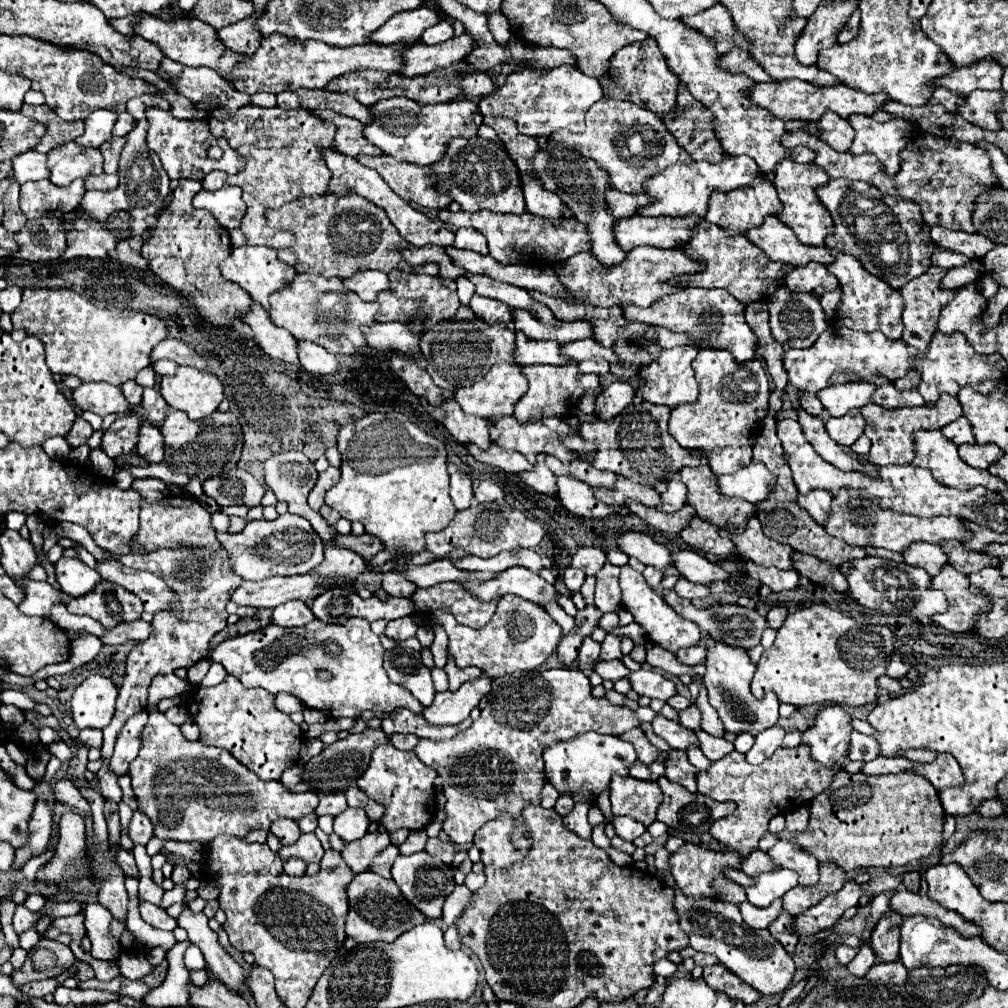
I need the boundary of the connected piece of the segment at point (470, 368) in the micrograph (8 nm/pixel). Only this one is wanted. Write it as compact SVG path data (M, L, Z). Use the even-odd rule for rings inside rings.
M461 307L453 321L441 321L439 325L423 333L421 351L425 369L433 377L435 385L453 391L463 385L477 383L481 377L485 377L485 371L499 361L515 363L515 333L507 325L487 327L473 315L471 307Z

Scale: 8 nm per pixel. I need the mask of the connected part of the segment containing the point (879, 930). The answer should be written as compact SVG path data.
M889 911L887 919L883 919L883 923L877 923L871 935L871 949L883 963L897 961L899 957L899 923L901 921L903 921L901 915L895 915L895 911Z

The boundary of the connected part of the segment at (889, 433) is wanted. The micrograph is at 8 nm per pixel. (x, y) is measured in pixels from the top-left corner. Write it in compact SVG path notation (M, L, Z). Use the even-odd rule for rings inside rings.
M941 395L935 405L923 405L923 407L899 407L899 409L885 409L875 403L867 403L861 407L861 415L865 419L865 435L871 439L871 451L869 459L875 465L905 465L913 459L913 443L911 435L917 429L941 429L943 425L951 423L951 419L957 419L961 415L961 403L953 395Z

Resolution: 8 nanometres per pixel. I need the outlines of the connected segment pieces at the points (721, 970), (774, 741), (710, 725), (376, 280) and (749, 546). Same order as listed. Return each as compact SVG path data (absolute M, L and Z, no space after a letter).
M719 963L705 967L703 979L711 989L727 993L729 997L739 999L743 1003L755 1003L761 997L753 987L747 987L747 983L743 983L743 979L739 979L737 975L731 975L731 971L727 971L727 967L723 967Z
M777 725L771 727L771 729L767 729L767 731L763 731L763 733L759 733L755 737L755 745L751 747L749 755L745 755L747 761L753 763L753 765L763 763L767 757L771 757L775 753L775 749L781 747L783 737L785 737L785 729L777 727Z
M701 683L701 689L699 689L699 699L697 699L697 707L701 709L701 729L707 731L709 735L715 735L715 737L723 737L723 727L721 723L717 723L717 713L711 709L709 701L707 701L707 689L703 687Z
M361 271L359 275L343 279L343 283L349 291L355 291L365 301L375 301L377 295L391 285L387 273L383 271Z
M749 519L745 531L741 535L731 535L727 531L721 531L721 535L729 537L735 545L741 557L751 559L755 563L761 563L765 567L779 567L779 569L791 569L793 567L793 549L789 545L781 545L769 537L763 535L763 529L757 519Z

